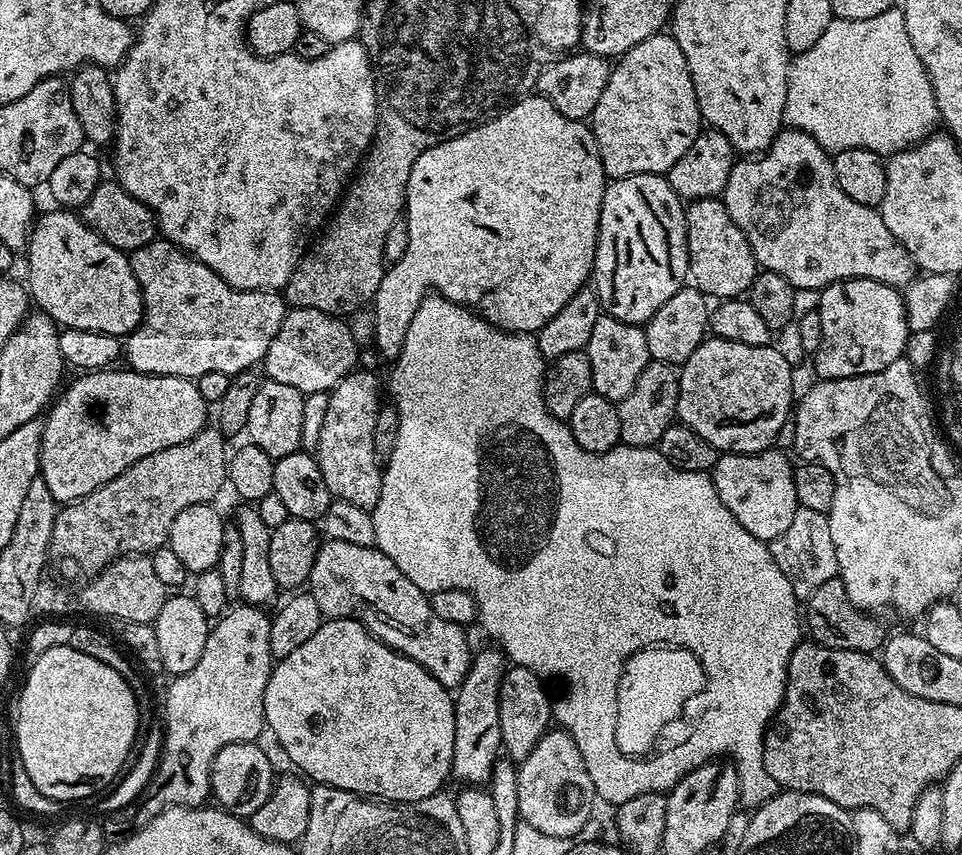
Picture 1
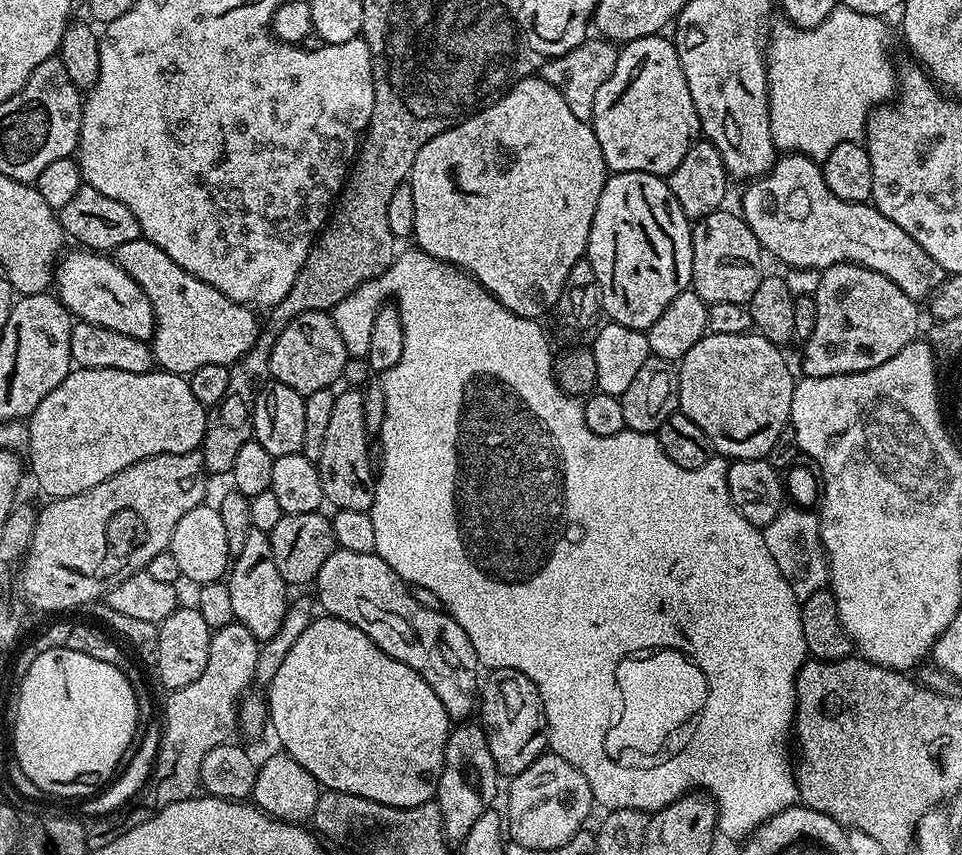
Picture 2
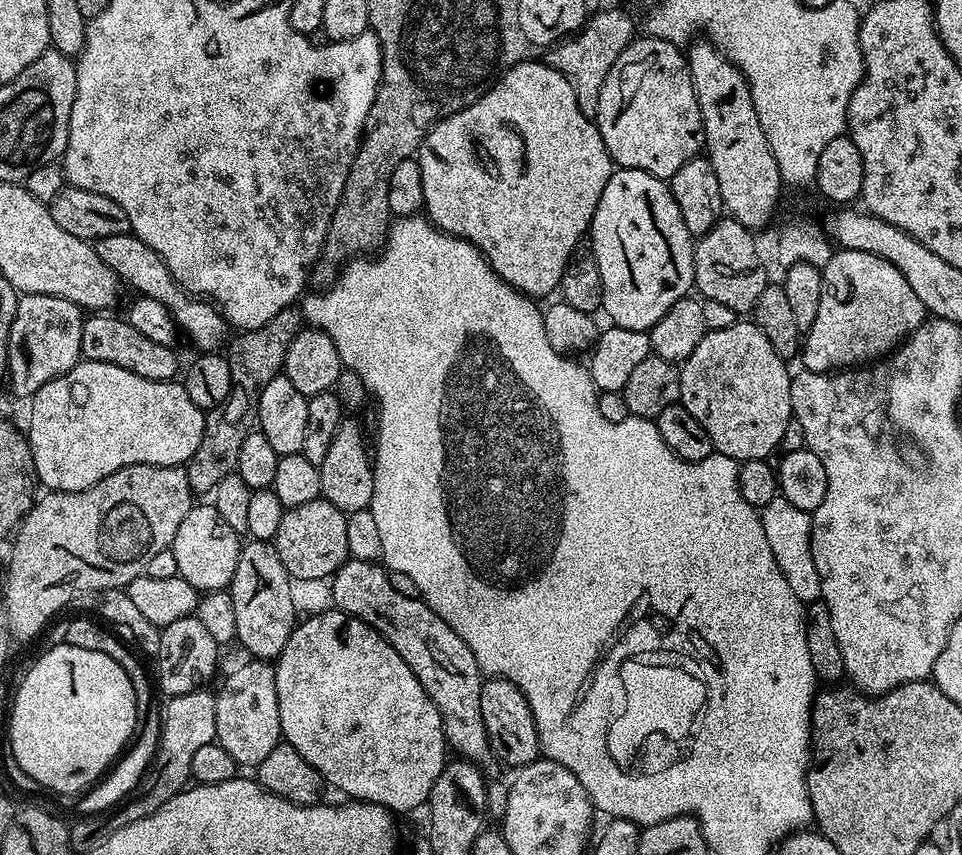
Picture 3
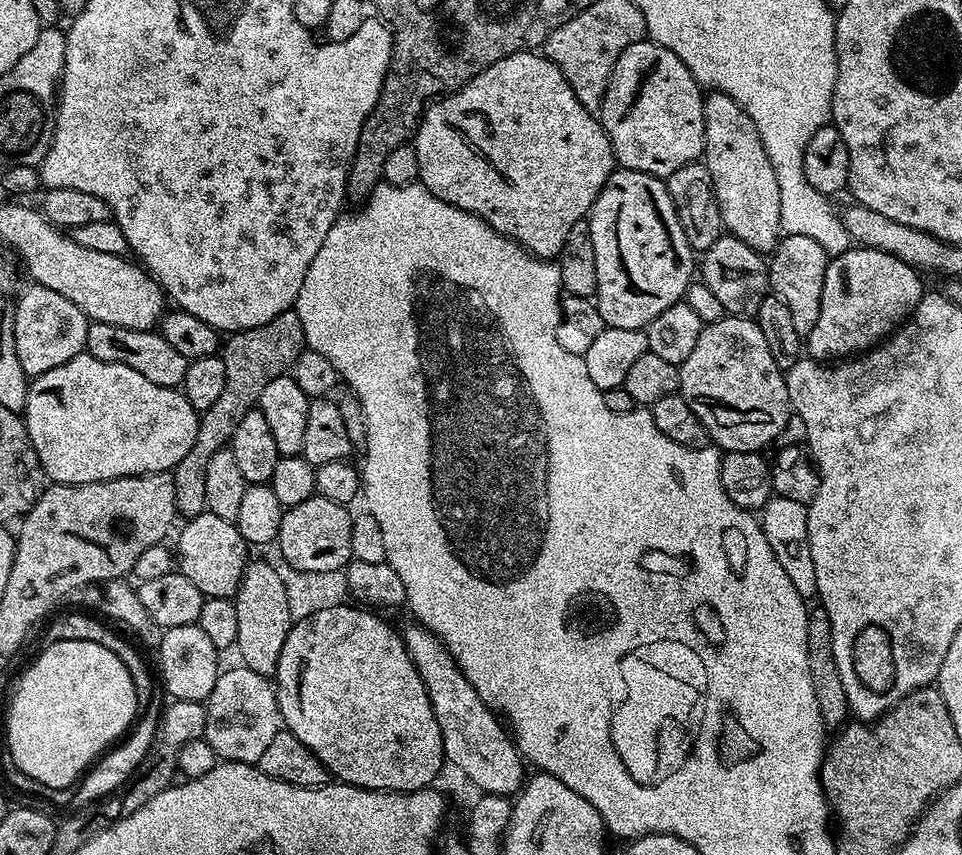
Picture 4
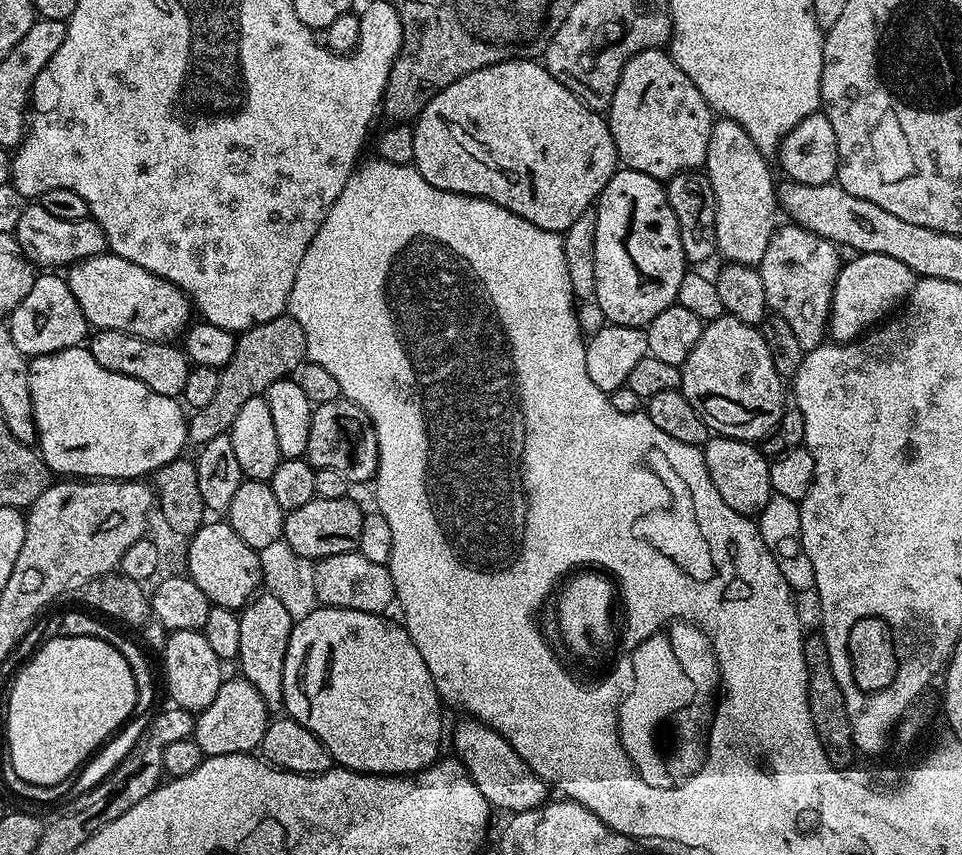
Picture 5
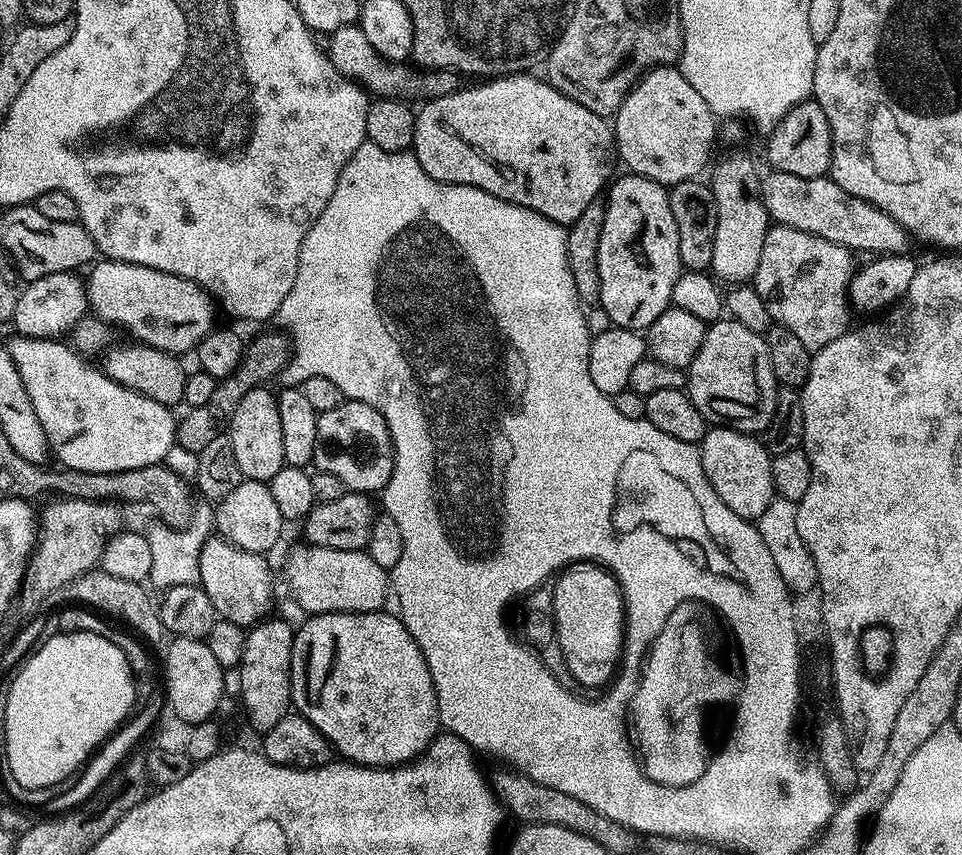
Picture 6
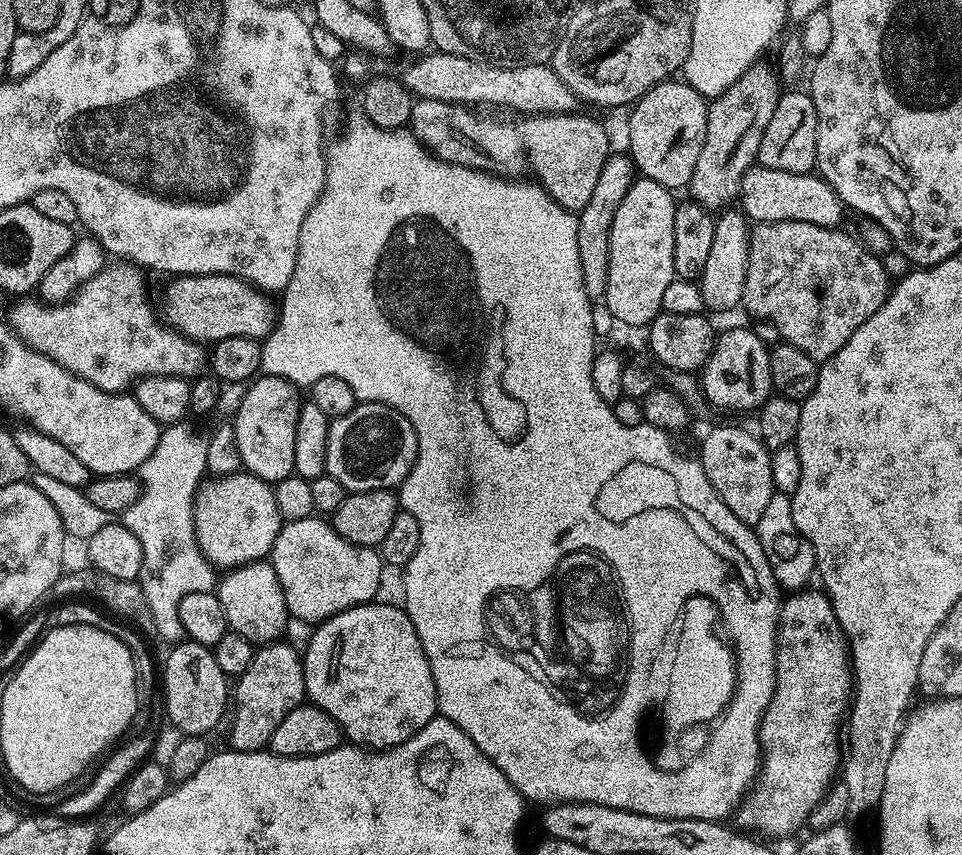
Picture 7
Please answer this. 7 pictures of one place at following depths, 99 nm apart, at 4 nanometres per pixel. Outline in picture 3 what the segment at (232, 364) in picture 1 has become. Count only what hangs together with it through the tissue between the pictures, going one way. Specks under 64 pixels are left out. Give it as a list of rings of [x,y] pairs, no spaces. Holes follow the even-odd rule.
[[[131,231],[126,234],[110,234],[108,238],[95,241],[94,247],[98,258],[102,258],[102,262],[106,262],[106,266],[110,266],[110,270],[114,270],[114,274],[120,277],[127,287],[129,284],[134,290],[133,293],[154,298],[154,302],[162,302],[162,306],[170,310],[177,329],[183,335],[184,332],[188,335],[188,340],[194,347],[200,348],[196,350],[201,353],[211,352],[219,349],[220,343],[225,343],[230,328],[220,309],[207,299],[185,292],[170,274],[166,262],[162,262],[162,258],[158,258],[158,254],[154,254],[154,250],[150,250],[150,246],[142,242],[142,238],[133,236]]]

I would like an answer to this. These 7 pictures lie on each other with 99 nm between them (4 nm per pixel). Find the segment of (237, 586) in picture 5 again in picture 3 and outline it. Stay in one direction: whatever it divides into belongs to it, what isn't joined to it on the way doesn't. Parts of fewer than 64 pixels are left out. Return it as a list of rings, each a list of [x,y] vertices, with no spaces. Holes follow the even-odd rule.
[[[197,503],[188,511],[186,518],[182,518],[178,534],[174,534],[170,547],[178,562],[178,574],[190,582],[197,593],[222,592],[231,585],[234,570],[238,570],[242,536],[241,533],[230,530],[230,526],[222,519],[222,514],[218,514],[211,503]]]

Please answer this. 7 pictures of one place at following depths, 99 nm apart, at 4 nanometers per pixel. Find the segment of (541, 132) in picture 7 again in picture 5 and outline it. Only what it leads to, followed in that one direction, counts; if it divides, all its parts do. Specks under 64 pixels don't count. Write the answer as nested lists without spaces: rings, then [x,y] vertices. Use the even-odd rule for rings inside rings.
[[[517,58],[515,60],[503,60],[497,64],[486,66],[482,70],[474,70],[462,78],[458,78],[450,86],[446,86],[442,91],[431,96],[425,103],[420,115],[415,117],[414,127],[414,158],[412,164],[430,182],[430,186],[438,186],[438,190],[450,190],[454,194],[466,194],[467,196],[477,196],[483,200],[494,202],[538,226],[542,230],[558,232],[563,234],[582,214],[589,211],[599,200],[606,182],[618,170],[618,157],[612,132],[608,128],[607,119],[601,113],[592,111],[583,104],[554,74],[550,74],[543,63],[537,62],[532,58]]]

